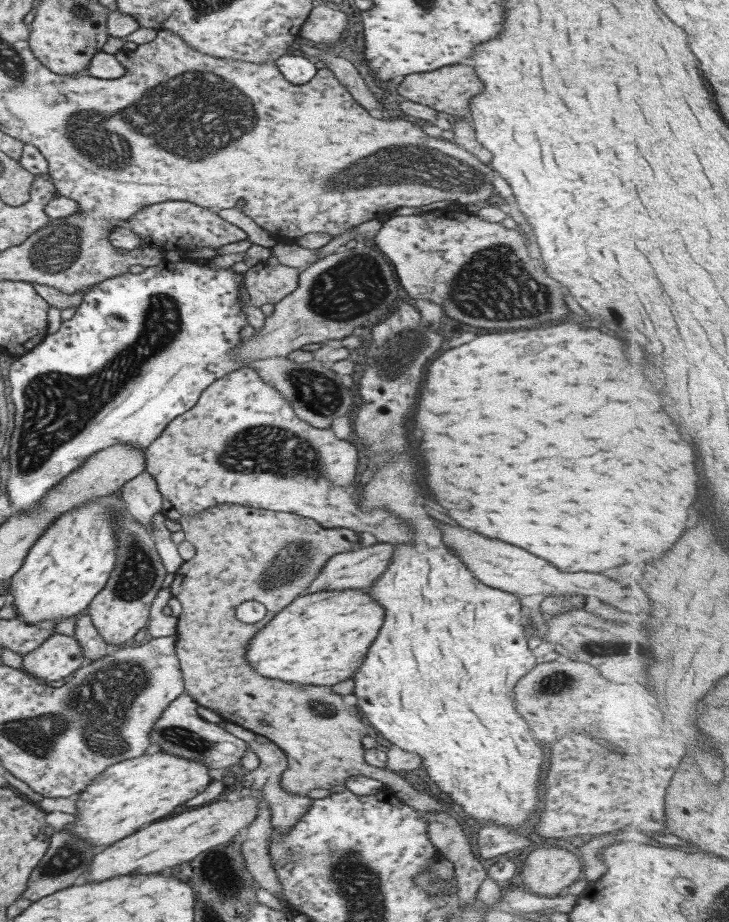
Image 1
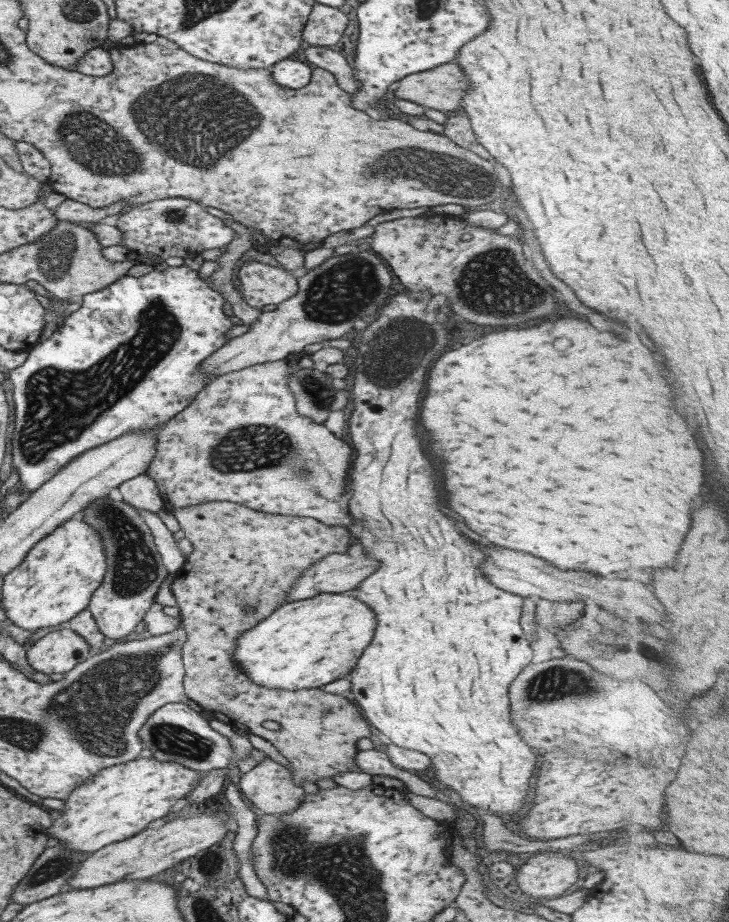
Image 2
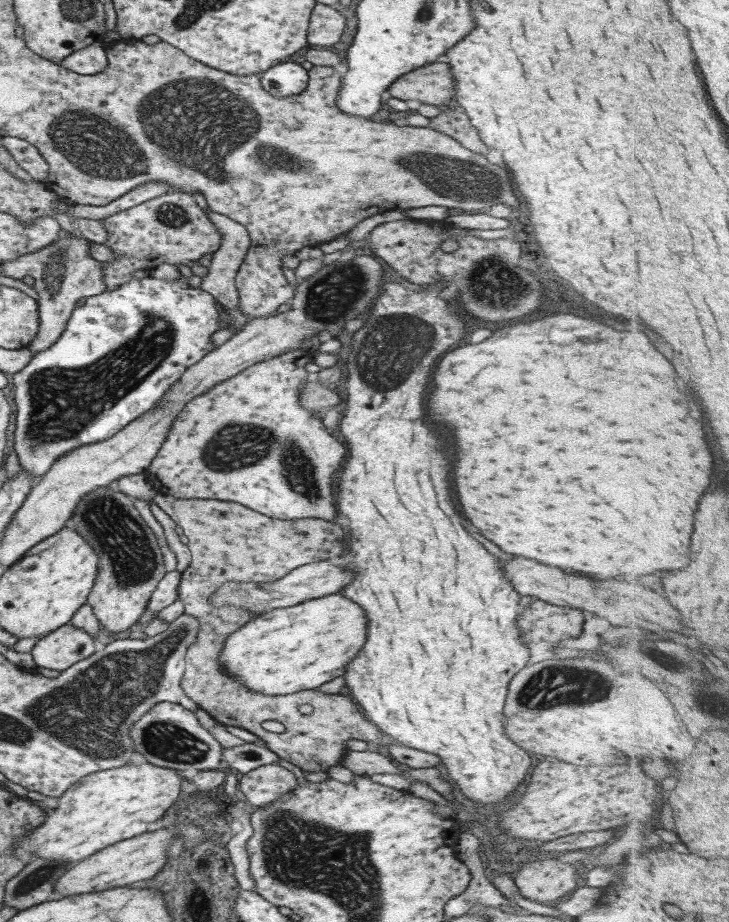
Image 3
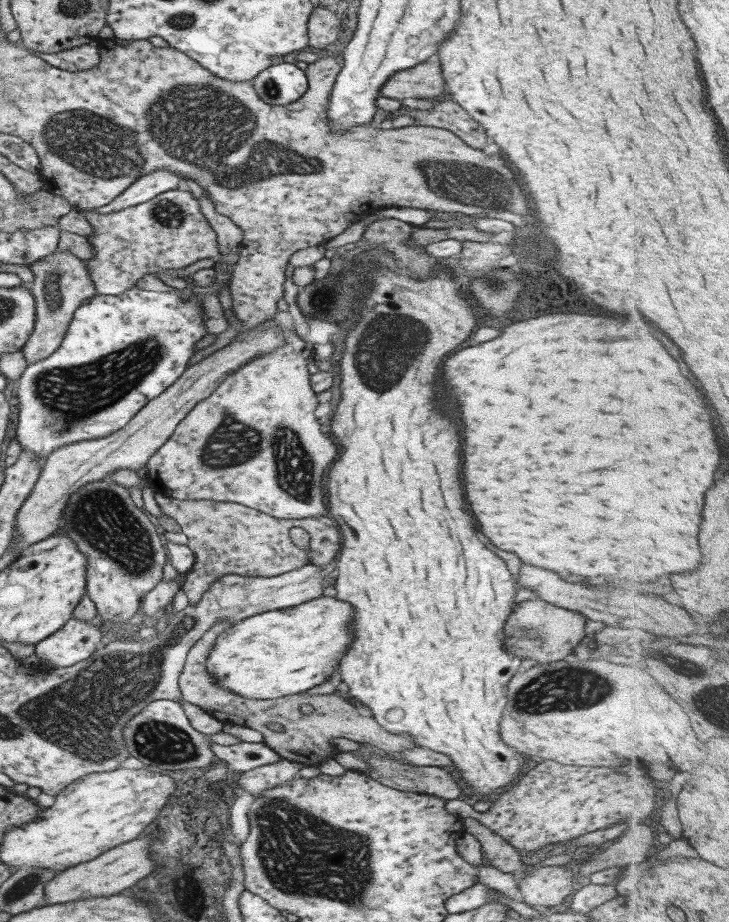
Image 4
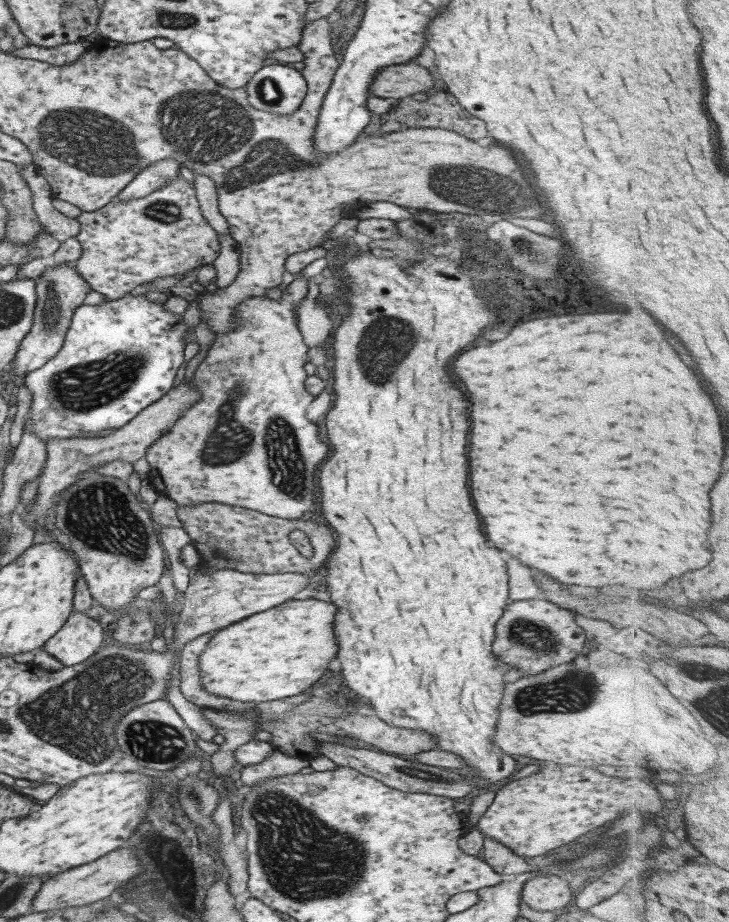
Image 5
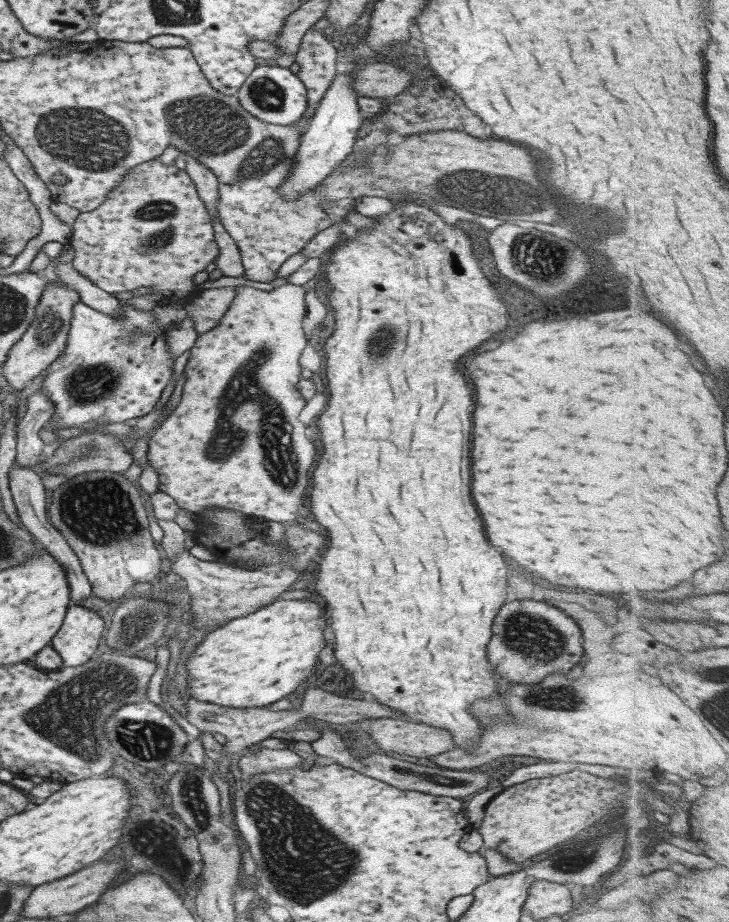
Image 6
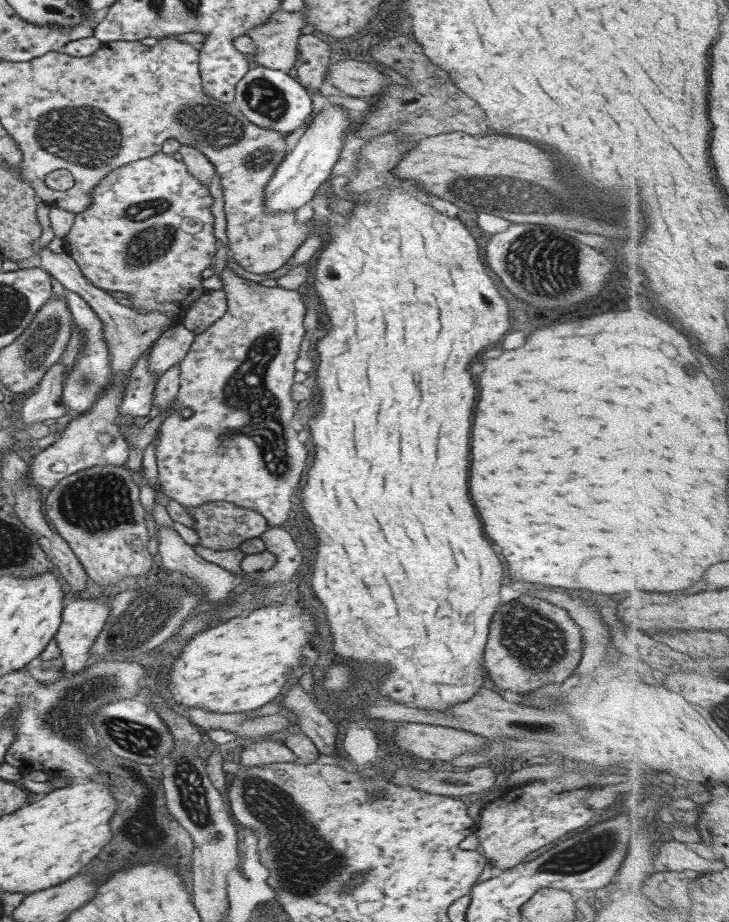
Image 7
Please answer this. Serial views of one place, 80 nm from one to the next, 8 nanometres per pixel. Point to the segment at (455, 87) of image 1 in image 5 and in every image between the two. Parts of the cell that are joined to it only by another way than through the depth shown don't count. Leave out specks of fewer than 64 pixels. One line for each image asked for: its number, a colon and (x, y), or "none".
2: (441, 87)
3: (431, 84)
4: (424, 80)
5: (394, 82)

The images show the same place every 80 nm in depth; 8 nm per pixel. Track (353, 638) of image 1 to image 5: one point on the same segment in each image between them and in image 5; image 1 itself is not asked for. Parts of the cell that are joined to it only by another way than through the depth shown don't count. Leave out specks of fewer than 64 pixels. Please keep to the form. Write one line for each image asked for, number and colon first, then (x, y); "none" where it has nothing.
2: (304, 644)
3: (305, 645)
4: (283, 652)
5: (278, 653)

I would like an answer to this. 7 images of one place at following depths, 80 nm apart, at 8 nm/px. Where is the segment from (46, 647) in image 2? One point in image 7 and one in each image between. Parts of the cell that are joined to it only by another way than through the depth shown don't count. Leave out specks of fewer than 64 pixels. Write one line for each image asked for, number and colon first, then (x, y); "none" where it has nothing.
3: (67, 645)
4: (75, 641)
5: (79, 638)
6: (76, 641)
7: (81, 620)

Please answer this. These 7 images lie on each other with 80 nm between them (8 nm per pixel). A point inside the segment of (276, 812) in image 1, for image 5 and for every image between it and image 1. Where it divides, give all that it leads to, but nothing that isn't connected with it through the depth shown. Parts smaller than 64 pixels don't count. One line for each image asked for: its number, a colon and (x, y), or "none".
2: (269, 786)
3: (265, 784)
4: (253, 781)
5: (276, 764)

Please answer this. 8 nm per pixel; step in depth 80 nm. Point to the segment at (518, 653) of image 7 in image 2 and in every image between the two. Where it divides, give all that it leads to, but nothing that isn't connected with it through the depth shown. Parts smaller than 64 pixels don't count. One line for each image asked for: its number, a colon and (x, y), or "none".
2: (549, 615)
3: (539, 621)
4: (534, 629)
5: (531, 636)
6: (530, 639)

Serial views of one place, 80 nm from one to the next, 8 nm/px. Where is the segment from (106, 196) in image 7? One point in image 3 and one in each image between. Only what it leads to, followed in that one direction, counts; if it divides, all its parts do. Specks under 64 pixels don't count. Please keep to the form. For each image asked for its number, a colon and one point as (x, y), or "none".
3: (171, 228)
4: (167, 231)
5: (124, 244)
6: (152, 231)

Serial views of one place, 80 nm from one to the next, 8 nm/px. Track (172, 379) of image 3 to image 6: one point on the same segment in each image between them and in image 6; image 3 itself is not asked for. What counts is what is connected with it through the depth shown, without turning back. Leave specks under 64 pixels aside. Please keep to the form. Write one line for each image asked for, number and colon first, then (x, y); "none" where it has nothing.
4: (87, 388)
5: (117, 358)
6: (113, 368)

